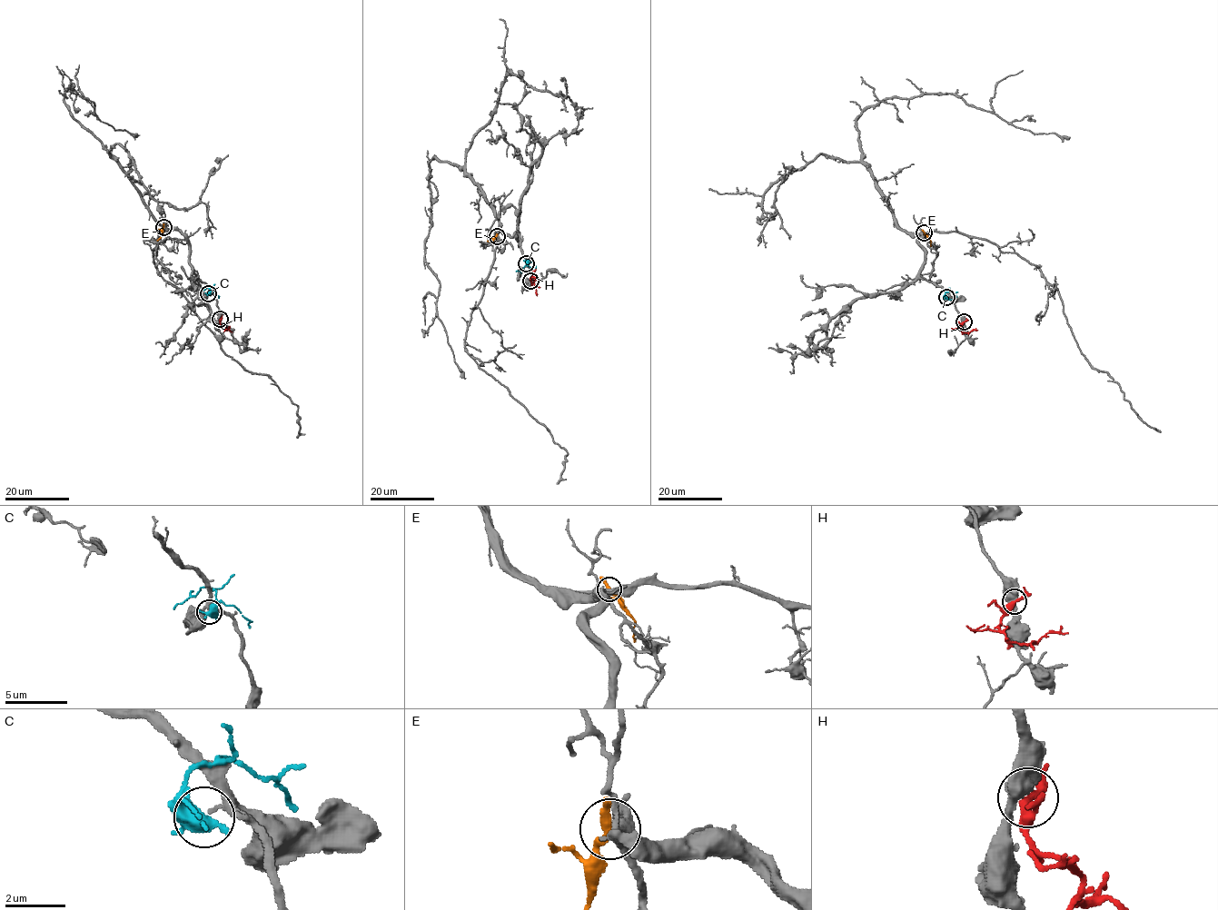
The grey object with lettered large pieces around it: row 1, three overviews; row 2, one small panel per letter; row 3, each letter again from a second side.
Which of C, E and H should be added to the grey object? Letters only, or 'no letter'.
no letter

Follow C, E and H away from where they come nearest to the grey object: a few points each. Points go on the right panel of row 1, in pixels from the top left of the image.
C: (947, 298), (945, 292), (948, 291), (956, 297)
E: (925, 232), (930, 241), (930, 246)
H: (964, 321), (961, 326), (963, 332), (977, 330)

